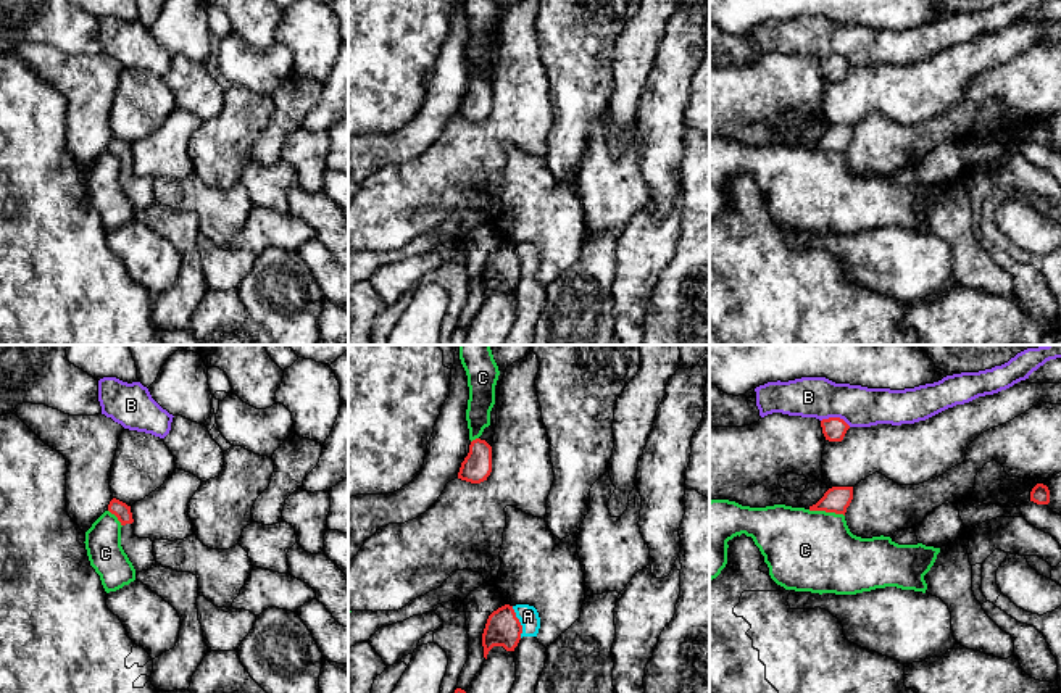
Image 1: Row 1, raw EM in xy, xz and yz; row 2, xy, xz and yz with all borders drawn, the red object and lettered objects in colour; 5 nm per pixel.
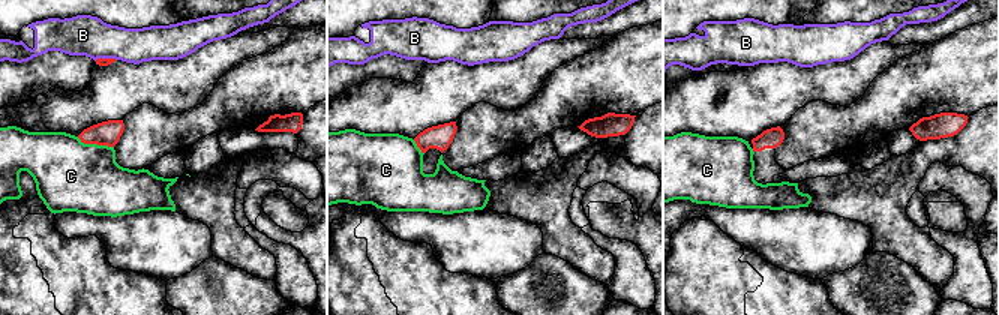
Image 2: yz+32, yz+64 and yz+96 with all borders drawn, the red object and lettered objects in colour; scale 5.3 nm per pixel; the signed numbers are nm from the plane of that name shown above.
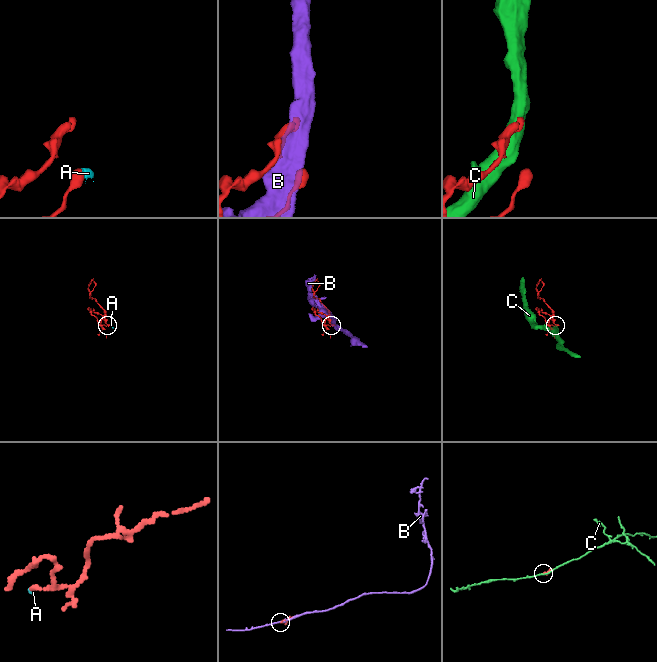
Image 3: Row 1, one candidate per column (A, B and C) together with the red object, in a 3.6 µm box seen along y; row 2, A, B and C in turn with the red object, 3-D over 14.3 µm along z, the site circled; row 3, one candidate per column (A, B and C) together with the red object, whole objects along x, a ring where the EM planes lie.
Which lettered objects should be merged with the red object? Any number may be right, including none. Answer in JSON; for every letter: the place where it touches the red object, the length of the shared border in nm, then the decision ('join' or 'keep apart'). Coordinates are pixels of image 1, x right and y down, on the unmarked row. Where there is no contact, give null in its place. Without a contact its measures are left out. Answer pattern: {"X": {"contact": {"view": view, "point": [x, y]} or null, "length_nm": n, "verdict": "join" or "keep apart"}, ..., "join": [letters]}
{"A": {"contact": {"view": "xz", "point": [520, 261]}, "length_nm": 170, "verdict": "keep apart"}, "B": {"contact": {"view": "yz", "point": [836, 57]}, "length_nm": 160, "verdict": "keep apart"}, "C": {"contact": {"view": "yz", "point": [826, 150]}, "length_nm": 190, "verdict": "keep apart"}, "join": []}

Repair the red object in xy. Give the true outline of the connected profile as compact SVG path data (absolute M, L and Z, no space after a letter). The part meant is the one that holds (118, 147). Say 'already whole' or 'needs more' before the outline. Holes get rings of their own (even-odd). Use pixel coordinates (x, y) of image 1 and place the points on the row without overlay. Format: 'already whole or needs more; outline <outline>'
needs more; outline M113 137L108 143L108 150L121 161L121 185L132 201L135 211L142 211L156 203L153 195L153 181L150 177L139 177L134 174L134 158L131 145Z

